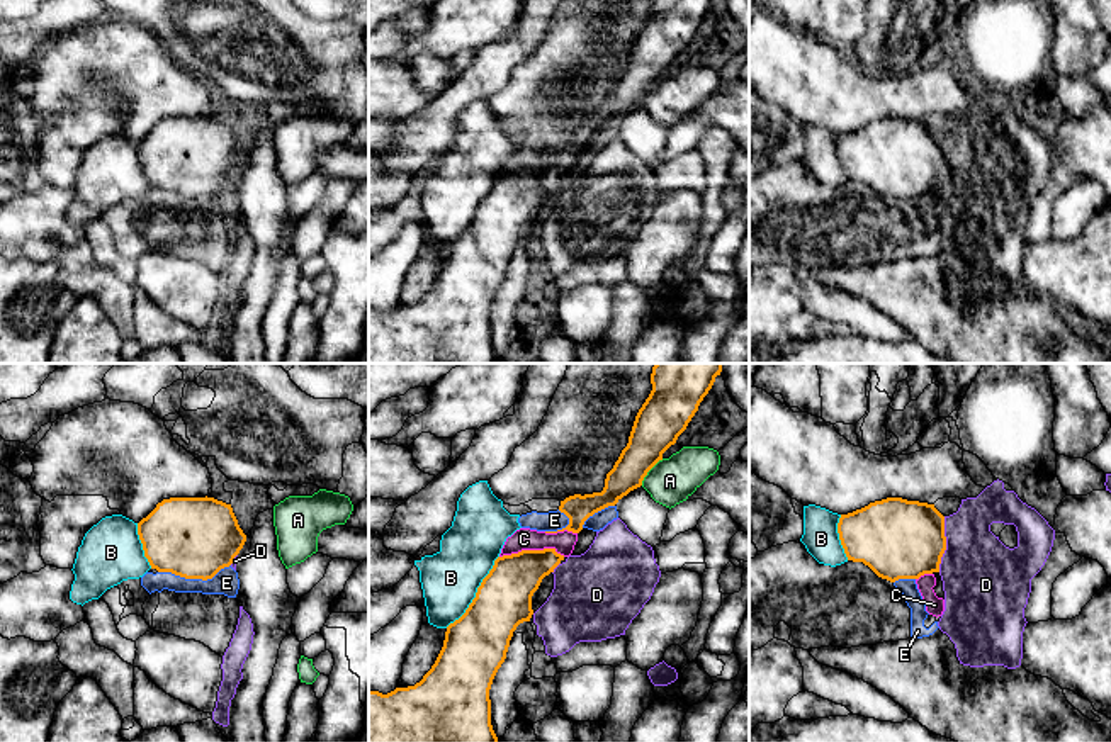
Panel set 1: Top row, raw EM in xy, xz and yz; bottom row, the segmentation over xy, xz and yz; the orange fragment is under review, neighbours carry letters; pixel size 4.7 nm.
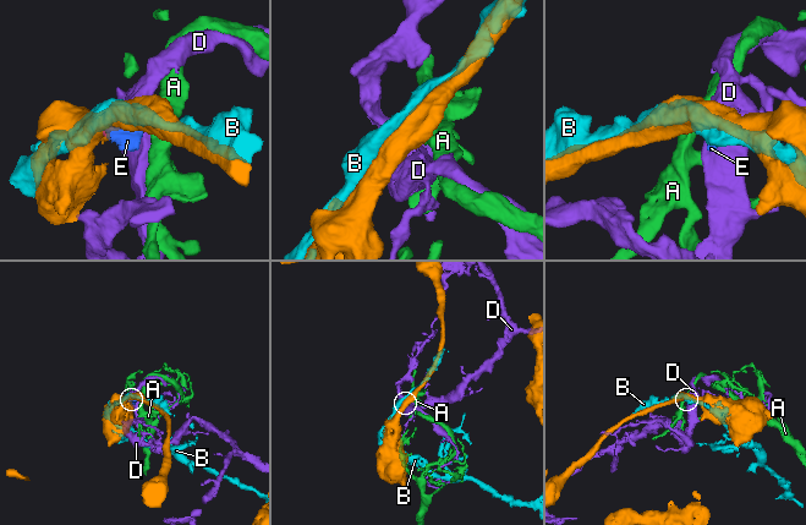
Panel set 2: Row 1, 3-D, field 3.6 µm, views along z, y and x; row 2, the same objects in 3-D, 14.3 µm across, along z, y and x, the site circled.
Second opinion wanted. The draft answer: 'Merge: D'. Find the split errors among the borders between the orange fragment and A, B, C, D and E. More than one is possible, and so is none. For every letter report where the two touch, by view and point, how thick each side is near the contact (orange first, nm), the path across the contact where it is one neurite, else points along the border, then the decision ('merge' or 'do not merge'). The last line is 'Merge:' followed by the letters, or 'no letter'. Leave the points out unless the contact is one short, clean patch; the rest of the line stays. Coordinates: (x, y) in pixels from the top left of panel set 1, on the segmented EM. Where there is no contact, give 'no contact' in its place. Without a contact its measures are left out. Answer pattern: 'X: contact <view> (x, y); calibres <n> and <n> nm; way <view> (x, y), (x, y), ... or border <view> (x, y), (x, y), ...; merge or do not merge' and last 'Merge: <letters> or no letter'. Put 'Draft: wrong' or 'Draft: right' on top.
Draft: wrong
A: contact xz (649, 469); calibres 220 and 220 nm; border xz (663, 459), (648, 472), (641, 484); do not merge
B: contact xz (476, 593); calibres 300 and 280 nm; do not merge
C: contact xz (532, 550); calibres 260 and 110 nm; border xz (564, 556), (552, 549), (522, 549), (500, 557); do not merge
D: contact yz (945, 544); calibres 380 and 380 nm; do not merge
E: contact xy (194, 578); calibres 380 and 120 nm; border xy (230, 564), (206, 579), (186, 579), (170, 573), (158, 573); do not merge
Merge: no letter

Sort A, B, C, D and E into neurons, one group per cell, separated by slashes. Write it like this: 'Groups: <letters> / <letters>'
Groups: A / B / C E / D

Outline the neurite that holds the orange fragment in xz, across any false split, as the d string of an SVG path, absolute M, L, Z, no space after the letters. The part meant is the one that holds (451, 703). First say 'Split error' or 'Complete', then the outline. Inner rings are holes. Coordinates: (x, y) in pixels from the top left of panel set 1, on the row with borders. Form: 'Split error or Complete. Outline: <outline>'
Complete. Outline: M556 548L498 557L465 613L447 627L443 647L423 679L387 694L369 691L369 742L498 742L491 725L493 679L513 632L533 615L533 593L562 560Z

